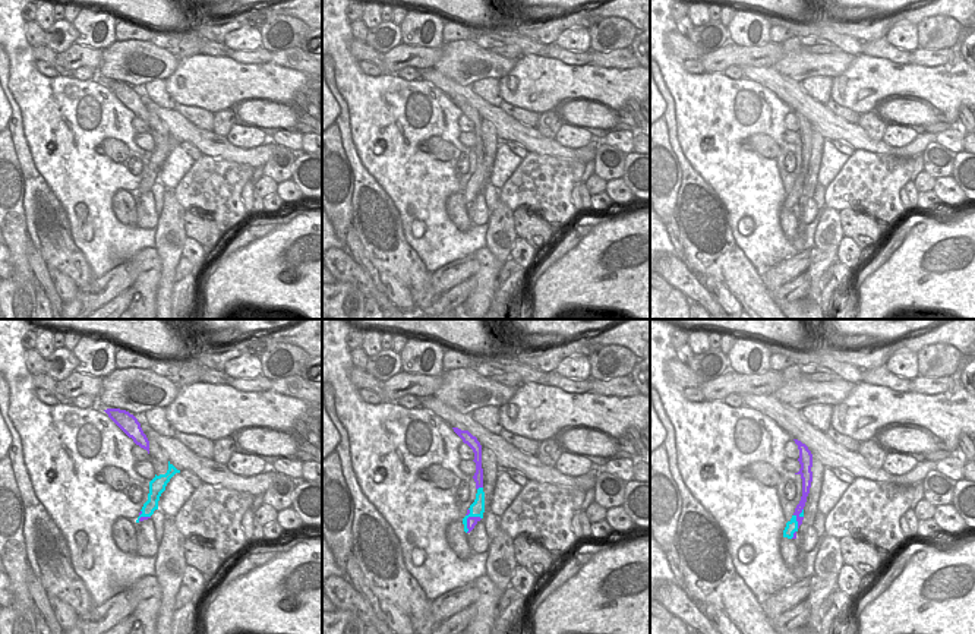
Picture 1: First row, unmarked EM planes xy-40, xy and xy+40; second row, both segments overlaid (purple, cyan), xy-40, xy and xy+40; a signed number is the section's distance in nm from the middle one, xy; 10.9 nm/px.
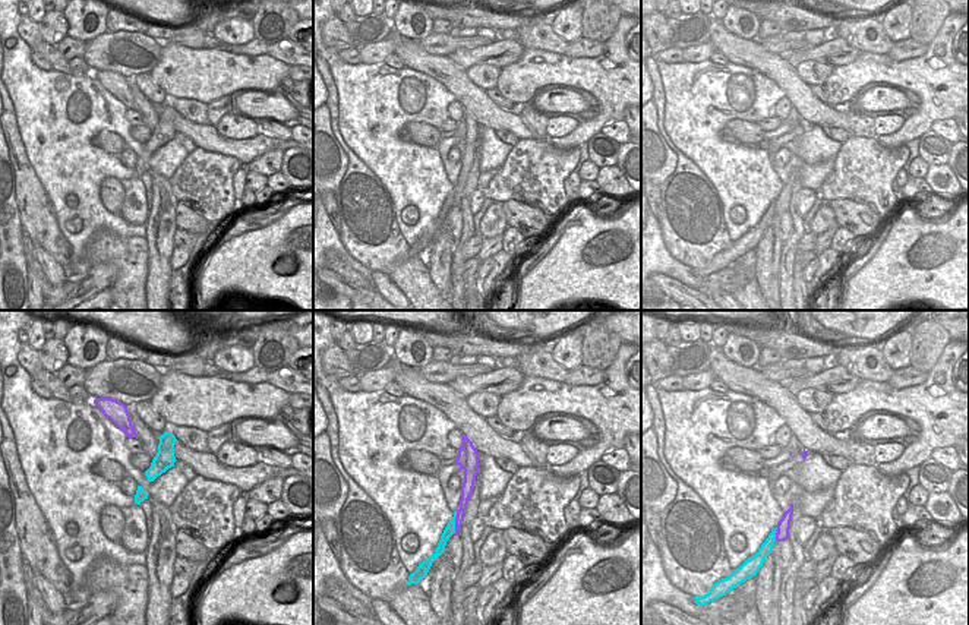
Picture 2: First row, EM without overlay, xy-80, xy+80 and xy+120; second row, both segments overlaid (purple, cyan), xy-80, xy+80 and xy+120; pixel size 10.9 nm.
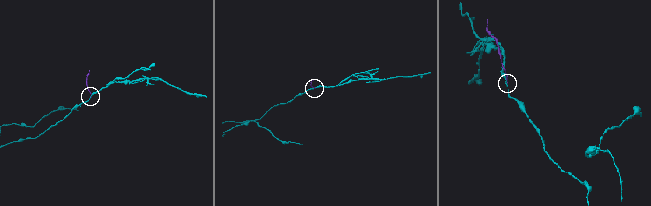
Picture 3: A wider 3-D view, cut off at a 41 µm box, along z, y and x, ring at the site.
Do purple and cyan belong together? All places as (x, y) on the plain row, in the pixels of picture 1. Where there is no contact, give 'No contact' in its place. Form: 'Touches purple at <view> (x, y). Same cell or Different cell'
Touches purple at xy (467, 192). Different cell

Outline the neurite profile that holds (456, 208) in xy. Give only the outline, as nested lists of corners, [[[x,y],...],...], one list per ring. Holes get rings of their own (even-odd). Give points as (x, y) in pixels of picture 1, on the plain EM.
[[[463,192],[449,195],[445,209],[449,220],[460,231],[467,231],[471,227],[471,220],[467,212],[467,205],[464,204]]]

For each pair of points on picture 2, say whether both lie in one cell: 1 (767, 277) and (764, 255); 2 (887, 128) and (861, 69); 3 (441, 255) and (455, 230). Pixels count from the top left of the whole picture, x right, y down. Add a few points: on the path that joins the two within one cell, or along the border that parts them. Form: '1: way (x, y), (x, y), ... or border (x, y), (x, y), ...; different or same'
1: way (767, 271), (767, 261); same
2: border (905, 120), (896, 131), (877, 136); different
3: border (442, 226), (455, 240); different

